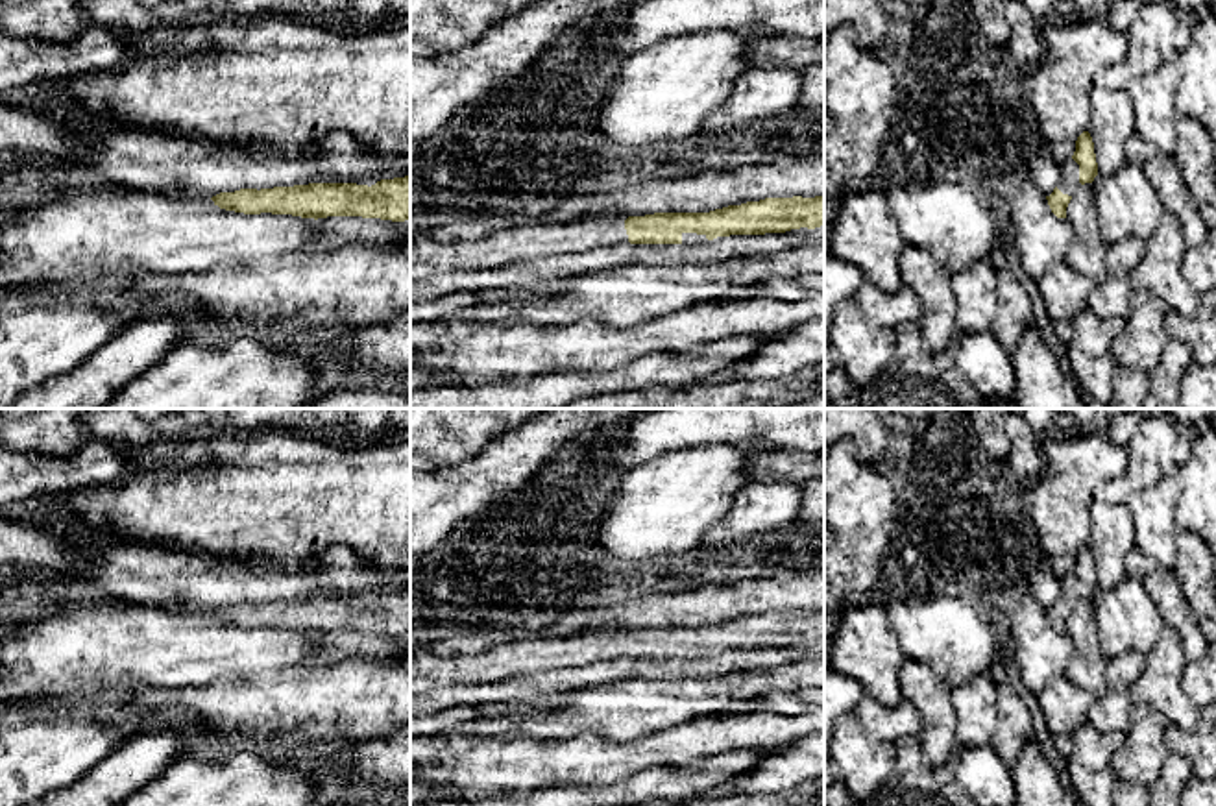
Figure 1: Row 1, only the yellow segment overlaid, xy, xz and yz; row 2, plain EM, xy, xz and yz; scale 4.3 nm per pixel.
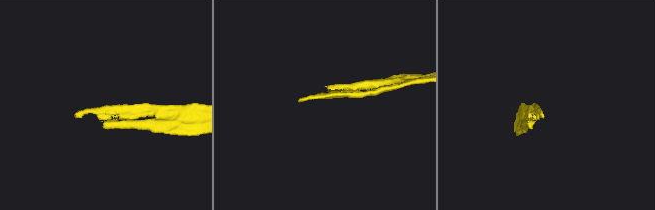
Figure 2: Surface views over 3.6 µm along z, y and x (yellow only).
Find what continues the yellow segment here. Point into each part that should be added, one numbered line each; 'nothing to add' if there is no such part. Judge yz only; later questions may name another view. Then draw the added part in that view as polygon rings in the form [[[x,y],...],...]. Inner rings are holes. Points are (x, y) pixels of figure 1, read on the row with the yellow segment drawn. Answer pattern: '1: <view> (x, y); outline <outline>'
1: yz (1069, 182); outline [[[1068,159],[1066,163],[1059,165],[1061,166],[1061,179],[1057,181],[1057,189],[1063,194],[1072,196],[1079,183],[1079,165],[1074,159]]]

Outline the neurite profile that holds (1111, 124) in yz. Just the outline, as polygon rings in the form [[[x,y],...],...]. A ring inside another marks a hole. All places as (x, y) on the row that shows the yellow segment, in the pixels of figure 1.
[[[1101,81],[1090,89],[1088,133],[1100,176],[1113,176],[1125,163],[1125,142],[1135,133],[1135,105],[1125,89],[1109,89]]]

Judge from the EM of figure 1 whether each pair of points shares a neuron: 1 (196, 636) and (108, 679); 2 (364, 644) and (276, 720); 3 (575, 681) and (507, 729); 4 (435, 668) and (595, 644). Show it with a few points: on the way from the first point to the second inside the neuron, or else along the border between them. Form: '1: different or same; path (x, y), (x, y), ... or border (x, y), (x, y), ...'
1: same; path (174, 649), (137, 649), (130, 657)
2: different; border (390, 657), (348, 657), (329, 664), (305, 664)
3: different; border (616, 681), (588, 684), (573, 692)
4: same; path (475, 668), (494, 666), (523, 655), (555, 653)

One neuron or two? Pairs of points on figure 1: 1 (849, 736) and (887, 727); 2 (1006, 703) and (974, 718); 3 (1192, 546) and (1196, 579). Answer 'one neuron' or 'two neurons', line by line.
1: two neurons
2: two neurons
3: one neuron

